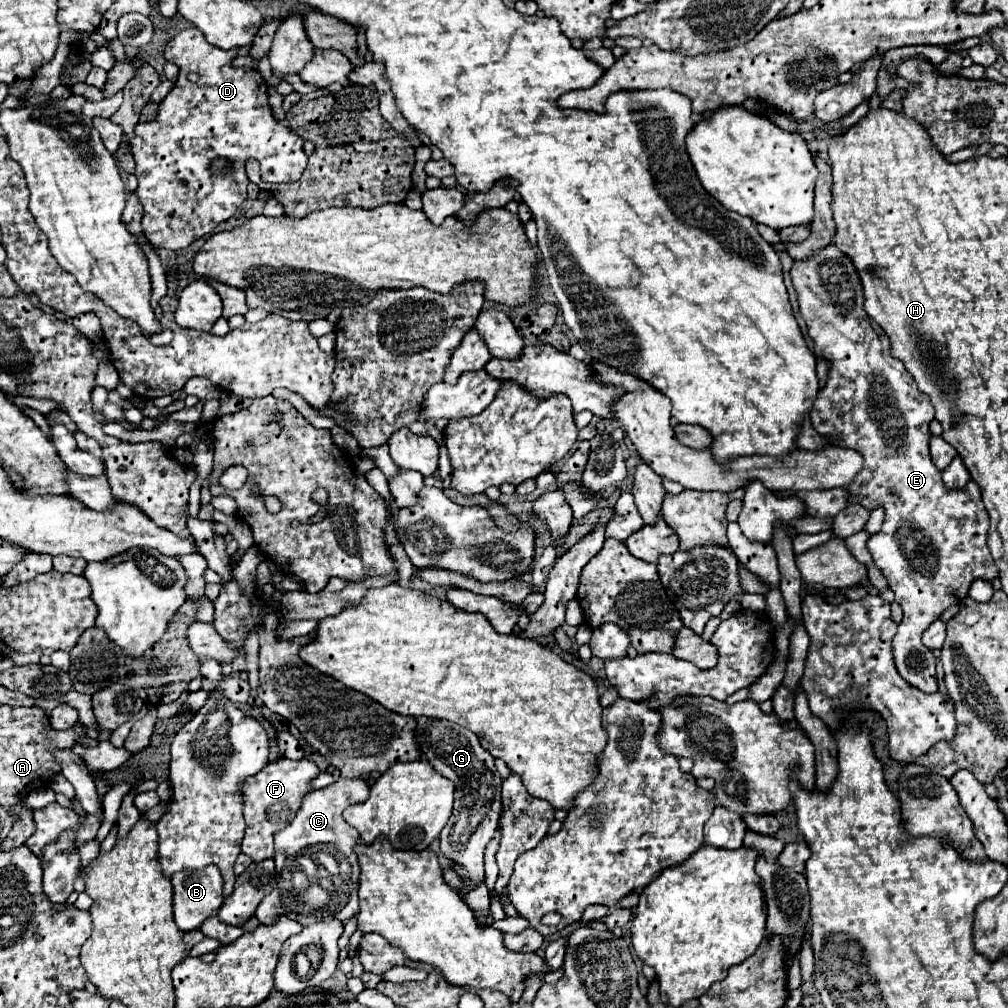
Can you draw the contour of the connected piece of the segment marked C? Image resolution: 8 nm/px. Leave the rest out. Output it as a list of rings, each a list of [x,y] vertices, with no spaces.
[[[339,779],[333,785],[329,785],[327,789],[307,793],[303,799],[303,805],[297,811],[291,825],[287,829],[275,833],[275,865],[277,865],[277,869],[285,869],[285,861],[289,857],[295,857],[305,847],[319,845],[319,843],[333,843],[333,845],[337,845],[337,849],[341,849],[341,853],[347,857],[347,861],[357,871],[357,865],[355,865],[357,857],[353,853],[353,845],[359,841],[359,833],[343,819],[343,811],[349,805],[367,801],[367,797],[369,797],[369,785],[363,779]]]

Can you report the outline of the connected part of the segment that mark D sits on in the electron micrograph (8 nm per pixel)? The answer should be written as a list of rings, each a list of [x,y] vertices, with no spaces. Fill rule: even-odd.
[[[189,27],[189,29],[185,29],[185,31],[179,31],[179,33],[165,45],[165,59],[169,59],[171,63],[175,63],[175,65],[181,69],[181,71],[179,71],[179,79],[175,81],[175,85],[173,85],[173,89],[169,91],[169,95],[161,101],[155,119],[153,119],[153,121],[147,121],[147,123],[139,123],[139,125],[135,127],[135,135],[127,141],[127,145],[129,145],[129,149],[131,149],[131,155],[133,155],[133,159],[135,159],[135,165],[137,165],[135,177],[137,177],[139,185],[137,185],[135,195],[137,195],[139,203],[143,205],[143,213],[145,213],[145,217],[143,217],[143,233],[145,233],[145,237],[149,239],[149,243],[151,243],[155,249],[159,249],[159,247],[171,249],[171,251],[185,249],[185,247],[189,247],[193,241],[201,239],[203,235],[209,235],[219,223],[231,219],[231,217],[235,215],[235,211],[241,207],[241,203],[247,199],[247,185],[249,185],[249,179],[247,179],[247,173],[245,173],[245,161],[247,161],[247,159],[257,159],[257,161],[259,161],[261,177],[264,182],[268,183],[291,183],[291,181],[297,181],[297,179],[301,177],[301,173],[305,171],[305,167],[307,167],[307,155],[305,155],[305,151],[303,151],[303,139],[297,137],[297,133],[293,133],[289,127],[279,125],[279,123],[273,119],[273,115],[271,115],[271,107],[269,107],[269,101],[267,101],[267,91],[269,91],[267,81],[265,81],[265,79],[261,77],[261,73],[259,73],[257,69],[253,69],[253,67],[245,67],[245,69],[233,67],[231,63],[233,63],[235,57],[237,57],[237,49],[231,49],[231,51],[217,49],[215,45],[211,45],[211,43],[205,41],[205,35],[203,35],[197,27]],[[189,73],[197,73],[199,79],[197,79],[197,81],[189,81],[189,79],[187,79]],[[215,159],[225,159],[225,161],[229,161],[229,163],[231,163],[231,169],[229,169],[227,173],[211,171],[211,163],[213,163]]]

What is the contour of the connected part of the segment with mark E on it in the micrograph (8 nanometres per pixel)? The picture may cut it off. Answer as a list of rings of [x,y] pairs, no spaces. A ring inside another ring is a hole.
[[[829,245],[829,249],[823,249],[821,253],[813,255],[813,257],[807,259],[807,261],[795,261],[795,265],[793,265],[793,269],[791,269],[791,279],[793,279],[795,291],[799,293],[801,315],[803,315],[803,319],[805,319],[807,327],[809,327],[811,339],[815,341],[815,355],[825,357],[825,359],[831,363],[829,381],[827,381],[827,385],[819,391],[819,395],[817,395],[817,399],[815,399],[815,403],[813,403],[813,409],[811,409],[811,413],[809,413],[811,423],[813,423],[815,431],[817,431],[821,437],[827,439],[827,445],[837,445],[837,447],[855,449],[857,453],[863,455],[863,467],[861,467],[861,471],[859,471],[857,477],[849,483],[849,487],[845,487],[847,493],[849,493],[849,503],[859,503],[859,505],[863,505],[863,507],[869,509],[869,511],[873,511],[873,509],[877,509],[877,507],[883,507],[883,509],[885,509],[883,527],[881,527],[879,533],[873,535],[873,539],[867,541],[867,547],[869,547],[869,551],[871,551],[871,555],[873,555],[875,565],[883,571],[883,575],[885,575],[885,579],[887,579],[887,583],[889,583],[889,589],[895,593],[895,601],[897,601],[897,603],[901,605],[901,609],[903,609],[903,621],[901,621],[899,631],[897,631],[897,635],[895,635],[895,639],[893,639],[893,661],[895,661],[895,667],[897,667],[899,675],[901,675],[909,685],[913,685],[915,689],[919,689],[919,691],[923,691],[923,693],[935,693],[935,691],[937,691],[935,655],[933,655],[931,649],[927,649],[927,647],[921,643],[921,635],[925,633],[925,629],[927,629],[933,621],[937,621],[937,619],[941,617],[941,613],[943,613],[947,607],[951,607],[951,605],[955,605],[955,603],[961,603],[961,601],[969,595],[969,587],[971,587],[971,583],[973,583],[975,579],[993,581],[995,577],[999,577],[999,571],[997,571],[997,567],[995,567],[995,563],[993,563],[993,557],[991,557],[991,553],[989,553],[989,549],[987,549],[989,517],[987,517],[987,509],[985,509],[985,505],[983,505],[983,501],[981,501],[981,491],[979,491],[979,487],[975,485],[975,481],[969,481],[963,489],[953,489],[953,491],[947,489],[947,487],[943,485],[943,481],[941,481],[941,471],[933,465],[931,455],[929,455],[929,439],[931,439],[929,423],[933,421],[933,413],[935,413],[935,411],[933,411],[933,405],[931,405],[929,397],[917,389],[917,383],[911,379],[911,375],[907,373],[905,365],[903,365],[899,359],[895,359],[895,357],[891,355],[891,351],[889,351],[889,339],[887,339],[885,331],[883,331],[883,329],[865,313],[865,309],[863,309],[863,287],[861,287],[861,279],[857,277],[857,271],[855,271],[853,261],[851,261],[849,257],[845,257],[835,245]]]

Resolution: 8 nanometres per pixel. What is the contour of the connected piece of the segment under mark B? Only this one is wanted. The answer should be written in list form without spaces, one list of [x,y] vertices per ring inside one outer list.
[[[207,865],[201,871],[179,871],[171,875],[173,881],[173,911],[175,911],[175,923],[181,931],[193,931],[199,929],[199,925],[207,919],[217,915],[219,907],[223,905],[223,877],[217,865]]]

